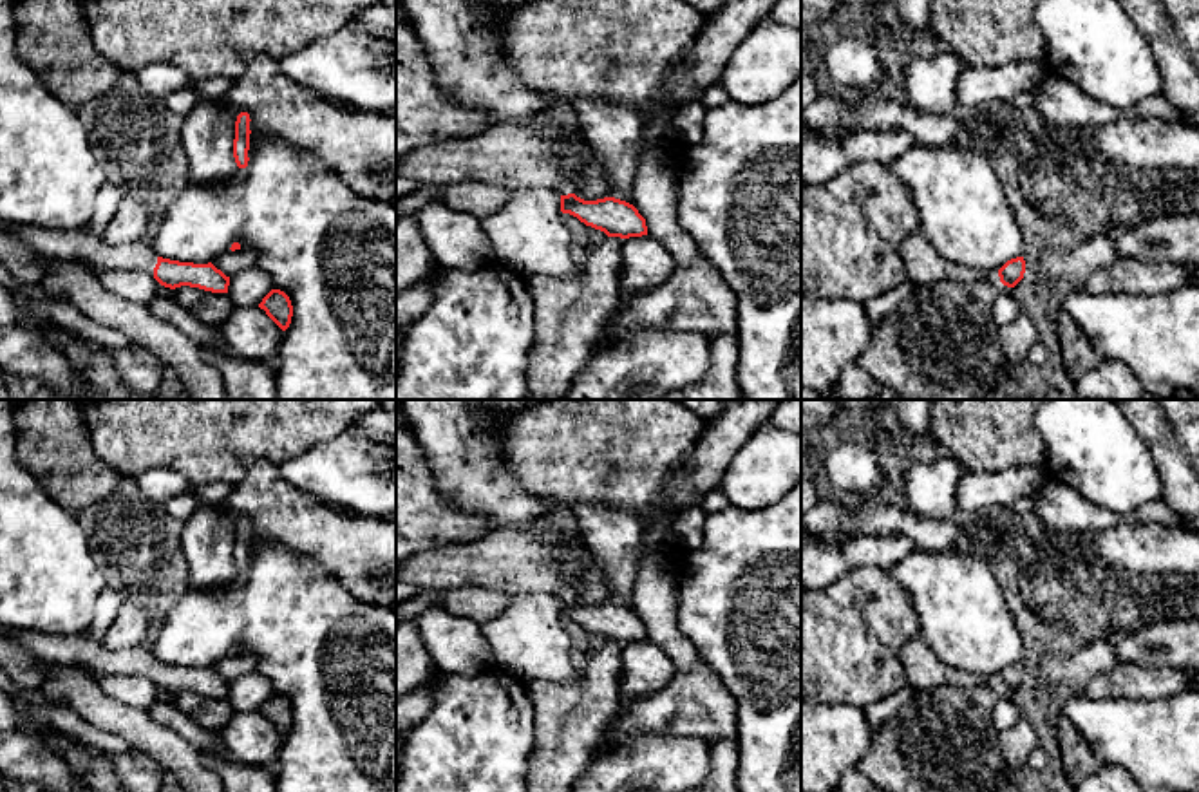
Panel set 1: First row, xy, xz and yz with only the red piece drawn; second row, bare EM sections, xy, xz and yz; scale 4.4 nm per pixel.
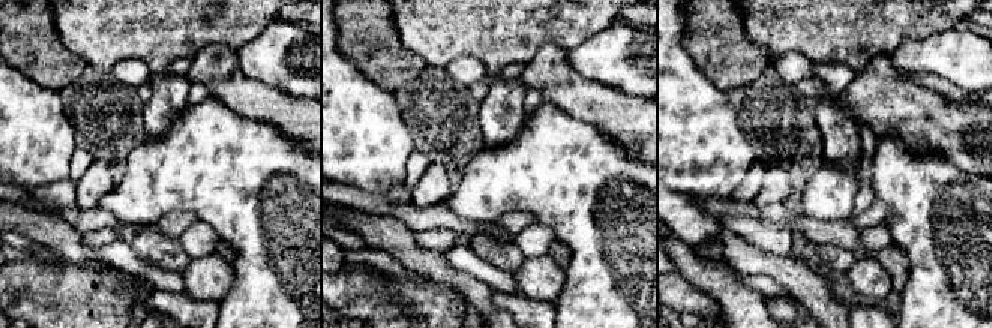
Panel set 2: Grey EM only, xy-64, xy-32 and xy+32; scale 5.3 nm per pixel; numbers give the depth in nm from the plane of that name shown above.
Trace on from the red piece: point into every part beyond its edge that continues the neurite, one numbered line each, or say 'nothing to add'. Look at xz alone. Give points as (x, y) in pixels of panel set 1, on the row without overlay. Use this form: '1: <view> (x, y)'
nothing to add

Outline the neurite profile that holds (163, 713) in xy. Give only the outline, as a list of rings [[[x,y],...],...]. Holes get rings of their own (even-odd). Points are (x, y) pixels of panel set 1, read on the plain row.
[[[157,700],[146,711],[157,723],[174,729],[203,752],[213,752],[222,747],[219,732],[203,729],[172,703]]]

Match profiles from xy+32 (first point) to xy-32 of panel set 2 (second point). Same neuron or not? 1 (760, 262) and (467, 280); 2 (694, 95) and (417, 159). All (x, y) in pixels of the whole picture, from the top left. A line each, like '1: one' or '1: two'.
1: one
2: two

